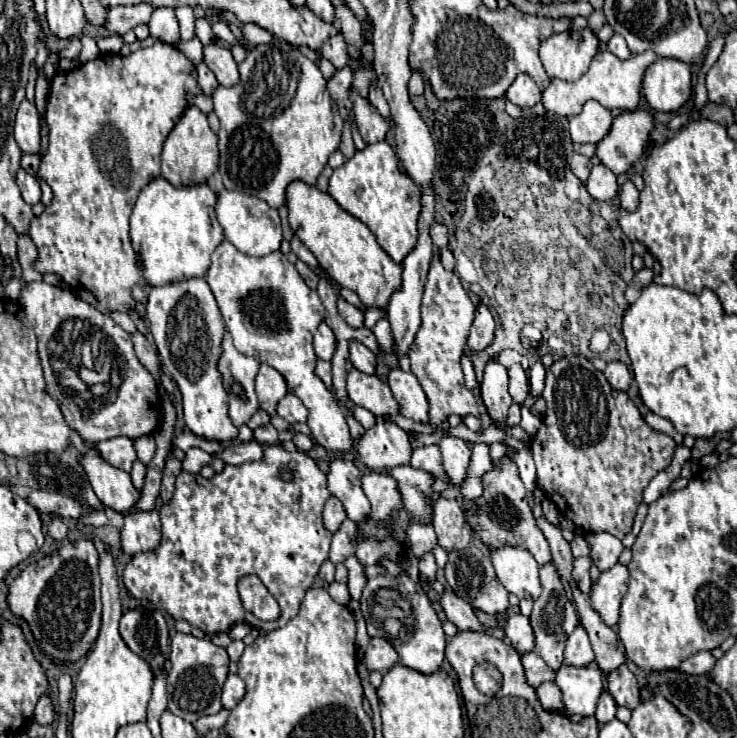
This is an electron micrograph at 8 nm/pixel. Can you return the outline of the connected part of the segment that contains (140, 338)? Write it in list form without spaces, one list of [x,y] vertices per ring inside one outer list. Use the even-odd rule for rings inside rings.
[[[138,330],[134,334],[130,334],[130,338],[134,342],[134,348],[136,348],[140,362],[144,362],[144,366],[150,370],[150,374],[154,378],[158,378],[158,374],[160,374],[160,370],[158,370],[158,350],[156,350],[154,342]]]

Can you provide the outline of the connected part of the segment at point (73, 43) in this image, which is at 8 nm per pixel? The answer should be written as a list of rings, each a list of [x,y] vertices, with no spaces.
[[[73,38],[70,41],[70,44],[67,48],[59,52],[60,59],[67,58],[67,59],[77,59],[80,51],[81,51],[82,45],[79,41],[77,41],[77,38]]]

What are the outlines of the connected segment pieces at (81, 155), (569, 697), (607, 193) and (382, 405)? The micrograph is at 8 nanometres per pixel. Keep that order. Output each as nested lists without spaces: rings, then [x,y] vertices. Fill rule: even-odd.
[[[166,42],[138,48],[130,56],[100,54],[96,60],[80,64],[70,72],[56,72],[50,80],[44,114],[50,130],[50,144],[40,164],[40,176],[54,190],[54,200],[44,214],[36,216],[30,224],[28,234],[38,248],[34,270],[40,274],[60,274],[82,300],[104,314],[110,310],[126,312],[128,306],[134,306],[140,316],[144,316],[144,304],[138,304],[130,292],[136,284],[146,288],[146,282],[140,274],[138,256],[132,250],[128,218],[140,190],[158,176],[156,172],[160,172],[164,140],[190,106],[186,94],[202,94],[196,66],[176,46]]]
[[[562,666],[556,672],[556,684],[562,690],[564,712],[594,716],[600,694],[604,692],[604,674],[598,666]]]
[[[598,164],[590,172],[586,188],[590,196],[596,200],[612,200],[618,192],[618,178],[610,168],[606,168],[604,164]]]
[[[356,368],[348,374],[348,396],[354,404],[368,408],[372,414],[398,414],[396,398],[392,396],[388,384],[378,376],[358,372]]]

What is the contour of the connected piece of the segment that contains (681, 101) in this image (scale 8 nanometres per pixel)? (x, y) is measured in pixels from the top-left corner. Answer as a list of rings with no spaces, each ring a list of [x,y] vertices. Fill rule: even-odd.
[[[658,58],[644,74],[642,92],[650,108],[658,112],[678,112],[692,94],[692,70],[686,62]]]

